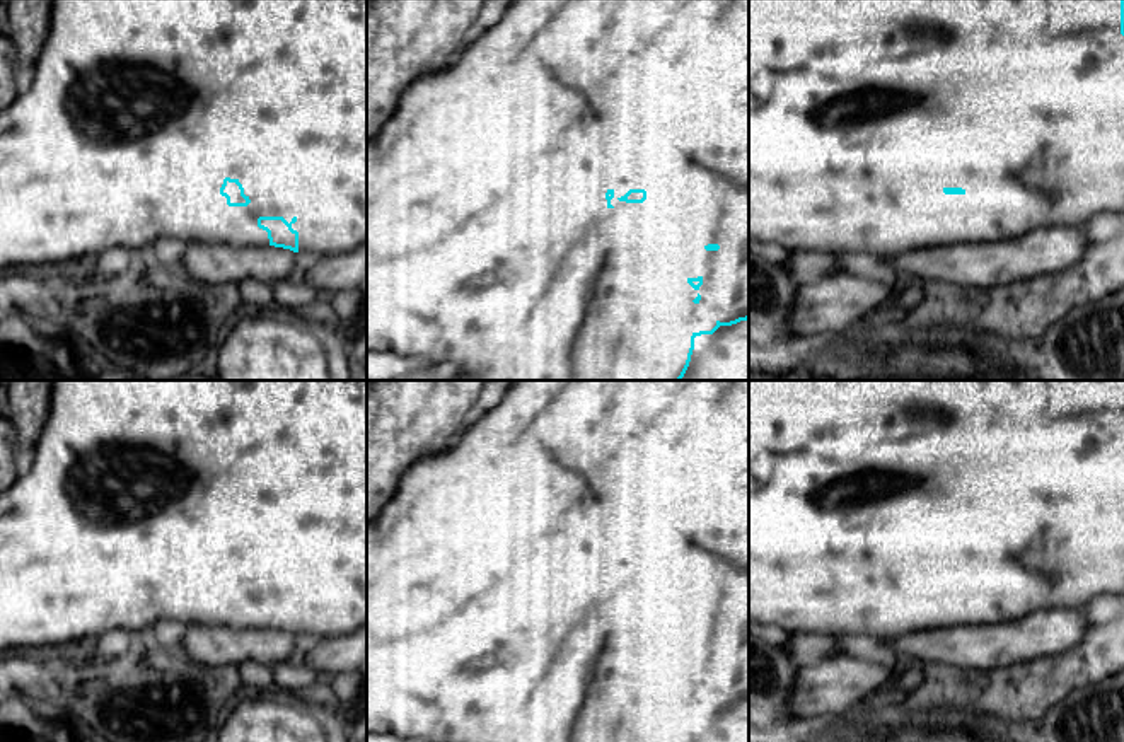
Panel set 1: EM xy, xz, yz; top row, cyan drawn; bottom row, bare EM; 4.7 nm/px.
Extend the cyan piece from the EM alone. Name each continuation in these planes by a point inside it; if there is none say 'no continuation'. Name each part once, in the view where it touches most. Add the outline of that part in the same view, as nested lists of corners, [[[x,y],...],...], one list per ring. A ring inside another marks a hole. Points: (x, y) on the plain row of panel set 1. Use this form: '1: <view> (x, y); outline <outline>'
1: xz (488, 618); outline [[[512,380],[512,382],[510,382],[510,387],[508,387],[508,389],[507,389],[507,392],[505,392],[505,396],[503,396],[503,397],[501,397],[501,401],[500,401],[500,403],[498,403],[498,404],[496,404],[496,406],[493,406],[493,408],[491,408],[491,409],[490,409],[490,411],[486,411],[486,413],[484,413],[484,414],[481,414],[481,416],[479,416],[479,418],[478,418],[478,420],[476,420],[476,421],[474,421],[474,423],[472,423],[472,425],[466,425],[466,428],[464,428],[464,430],[462,430],[462,433],[461,433],[461,435],[459,435],[459,438],[457,438],[457,440],[455,440],[455,443],[454,443],[454,445],[452,445],[452,447],[449,447],[449,449],[445,449],[445,450],[440,450],[440,452],[437,452],[437,454],[432,454],[432,455],[426,455],[426,457],[423,457],[423,459],[420,459],[420,461],[418,461],[418,462],[414,462],[414,464],[413,464],[413,466],[411,466],[411,467],[409,467],[409,469],[408,469],[408,471],[406,471],[406,472],[404,472],[404,476],[403,476],[403,479],[401,479],[401,484],[399,484],[399,488],[397,488],[397,491],[396,491],[396,495],[394,495],[394,496],[392,496],[392,498],[391,498],[391,501],[389,501],[389,503],[387,503],[387,505],[385,505],[385,507],[384,507],[384,508],[382,508],[382,512],[380,512],[380,513],[379,513],[379,517],[377,517],[377,519],[375,519],[375,520],[374,520],[374,522],[370,522],[370,524],[368,524],[368,525],[367,525],[367,732],[372,732],[372,733],[380,733],[380,735],[392,735],[392,737],[399,737],[399,739],[408,739],[408,740],[425,740],[425,742],[687,742],[687,735],[689,735],[689,730],[691,730],[691,718],[692,718],[692,716],[694,716],[694,715],[699,715],[699,713],[711,713],[711,711],[713,711],[713,710],[715,710],[715,708],[716,708],[716,704],[718,704],[718,703],[720,703],[720,704],[730,704],[730,703],[735,703],[735,701],[739,701],[739,699],[745,699],[745,698],[749,698],[749,380]],[[629,571],[645,571],[645,573],[646,573],[646,582],[645,582],[645,583],[643,583],[643,585],[626,585],[626,583],[621,583],[621,582],[619,582],[619,580],[621,580],[621,578],[624,578],[624,577],[626,577],[626,575],[628,575],[628,573],[629,573]]]

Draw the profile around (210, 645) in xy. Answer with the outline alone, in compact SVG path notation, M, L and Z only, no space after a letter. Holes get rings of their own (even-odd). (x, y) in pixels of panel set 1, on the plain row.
M189 624L176 636L186 655L208 667L258 662L273 667L293 658L297 635L275 628Z

